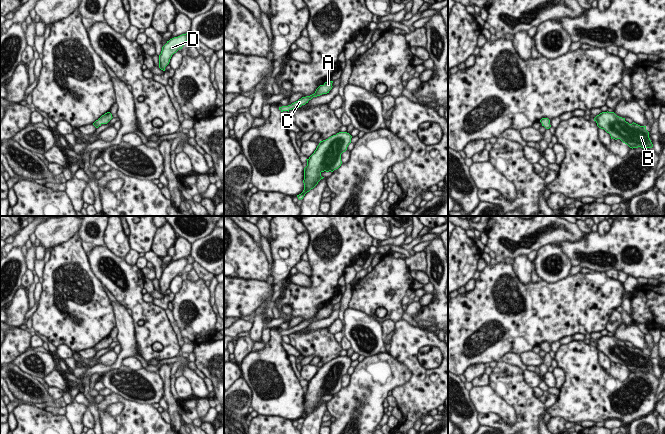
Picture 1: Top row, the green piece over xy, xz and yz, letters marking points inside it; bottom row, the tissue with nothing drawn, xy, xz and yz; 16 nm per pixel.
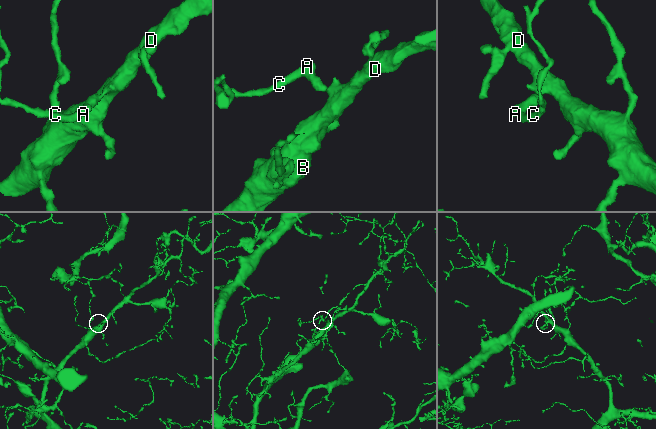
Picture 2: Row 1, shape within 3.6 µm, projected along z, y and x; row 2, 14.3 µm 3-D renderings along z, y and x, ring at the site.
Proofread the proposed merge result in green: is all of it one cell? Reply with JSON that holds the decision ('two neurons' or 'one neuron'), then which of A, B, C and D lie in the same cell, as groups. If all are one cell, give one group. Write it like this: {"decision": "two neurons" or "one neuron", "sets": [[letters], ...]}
{"decision": "one neuron", "sets": [["A", "B", "C", "D"]]}

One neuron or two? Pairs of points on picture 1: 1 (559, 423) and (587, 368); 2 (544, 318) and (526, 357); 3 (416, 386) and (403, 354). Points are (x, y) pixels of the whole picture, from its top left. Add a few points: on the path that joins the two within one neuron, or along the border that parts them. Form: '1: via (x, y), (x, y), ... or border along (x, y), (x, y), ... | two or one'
1: border along (551, 417), (563, 417), (567, 421) | two
2: border along (531, 350), (519, 354) | two
3: via (416, 378), (416, 369), (411, 362) | one

